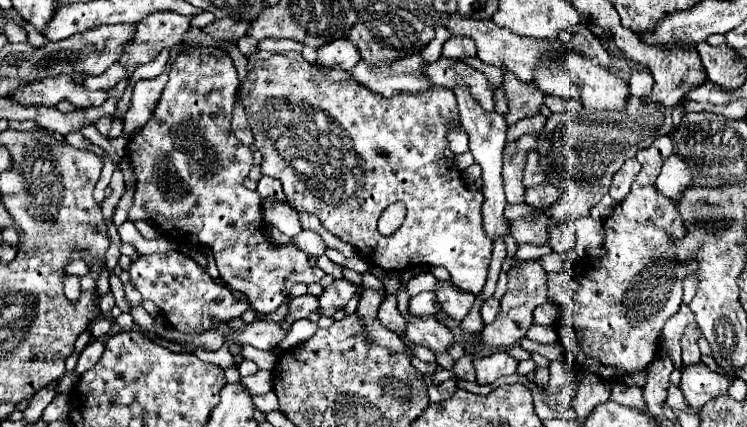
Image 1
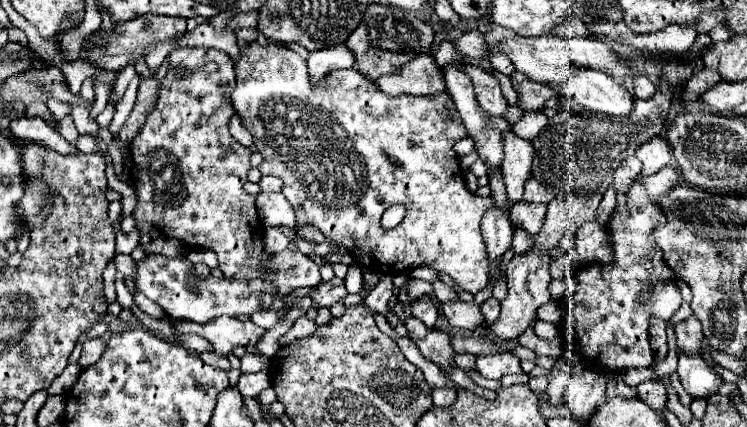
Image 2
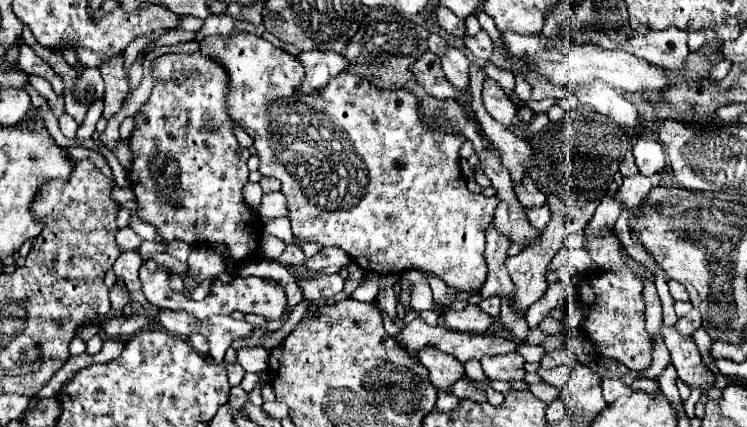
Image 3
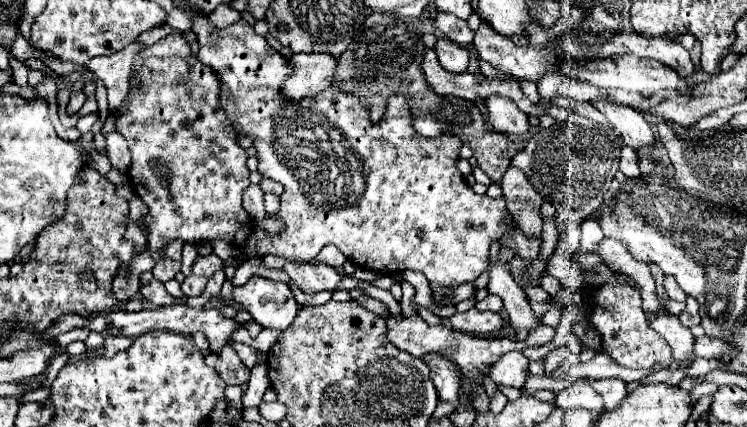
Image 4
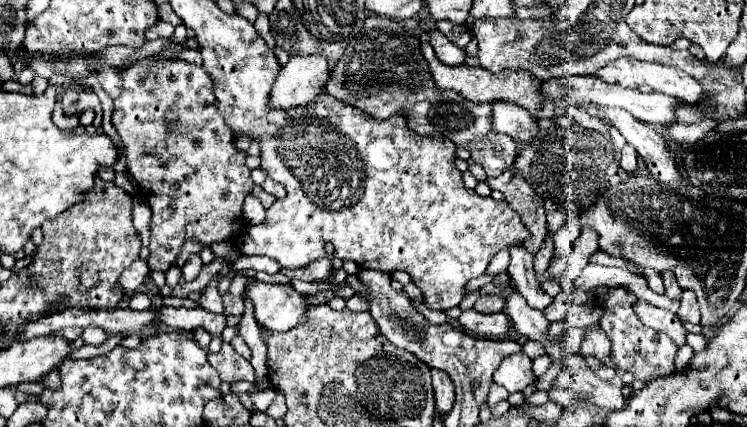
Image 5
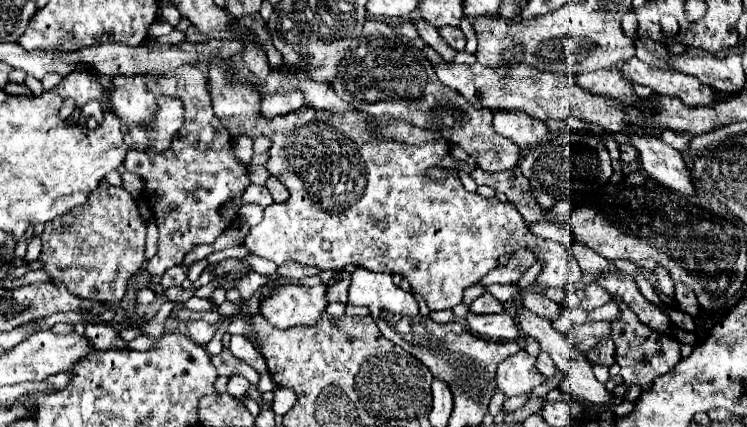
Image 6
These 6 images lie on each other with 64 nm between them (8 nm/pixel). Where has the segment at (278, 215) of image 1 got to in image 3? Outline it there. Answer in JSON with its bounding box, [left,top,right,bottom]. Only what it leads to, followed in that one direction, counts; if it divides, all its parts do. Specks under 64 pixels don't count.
[260,192,286,218]

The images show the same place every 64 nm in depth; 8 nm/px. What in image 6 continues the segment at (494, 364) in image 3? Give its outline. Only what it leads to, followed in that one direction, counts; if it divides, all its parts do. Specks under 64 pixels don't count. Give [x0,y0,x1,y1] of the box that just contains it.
[496,350,548,398]

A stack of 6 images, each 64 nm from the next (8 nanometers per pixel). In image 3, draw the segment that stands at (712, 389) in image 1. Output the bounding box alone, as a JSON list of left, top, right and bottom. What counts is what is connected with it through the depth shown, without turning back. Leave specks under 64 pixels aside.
[662,326,714,388]

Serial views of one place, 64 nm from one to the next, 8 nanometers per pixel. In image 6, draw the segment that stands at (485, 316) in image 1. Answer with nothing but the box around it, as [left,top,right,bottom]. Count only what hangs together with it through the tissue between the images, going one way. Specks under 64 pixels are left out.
[470,292,502,314]

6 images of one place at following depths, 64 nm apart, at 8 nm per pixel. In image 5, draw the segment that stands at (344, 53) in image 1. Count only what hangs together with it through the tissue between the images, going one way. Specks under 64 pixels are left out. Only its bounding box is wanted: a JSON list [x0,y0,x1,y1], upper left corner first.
[272,56,330,110]

